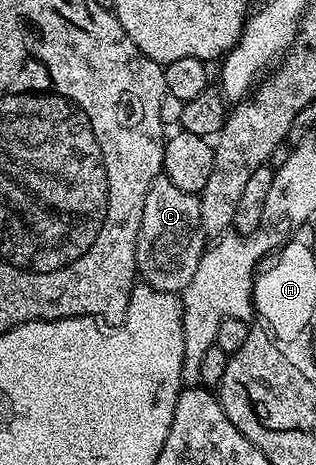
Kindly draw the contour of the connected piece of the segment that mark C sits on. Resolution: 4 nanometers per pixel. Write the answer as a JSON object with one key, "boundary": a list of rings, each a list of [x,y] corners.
{"boundary":[[[163,174],[152,181],[150,192],[146,192],[146,204],[142,208],[142,224],[138,228],[138,244],[136,245],[136,272],[143,285],[153,286],[167,294],[179,295],[190,284],[194,272],[198,272],[198,264],[206,249],[206,235],[200,227],[200,200],[197,195],[182,192]]]}

